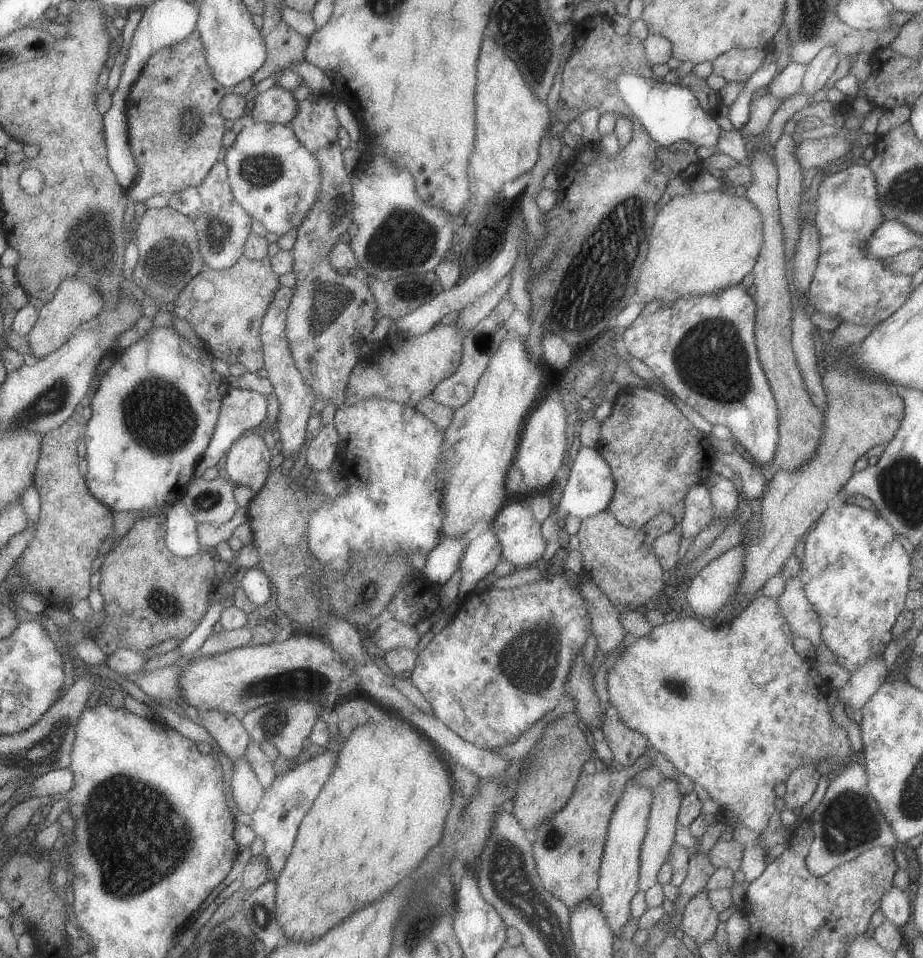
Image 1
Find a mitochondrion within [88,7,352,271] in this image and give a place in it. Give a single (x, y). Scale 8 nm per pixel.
(258, 172)

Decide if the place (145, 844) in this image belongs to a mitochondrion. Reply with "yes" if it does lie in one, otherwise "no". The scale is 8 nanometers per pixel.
yes

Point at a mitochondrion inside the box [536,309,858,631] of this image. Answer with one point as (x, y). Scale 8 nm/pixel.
(712, 361)

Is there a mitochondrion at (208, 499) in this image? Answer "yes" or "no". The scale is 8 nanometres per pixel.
yes

